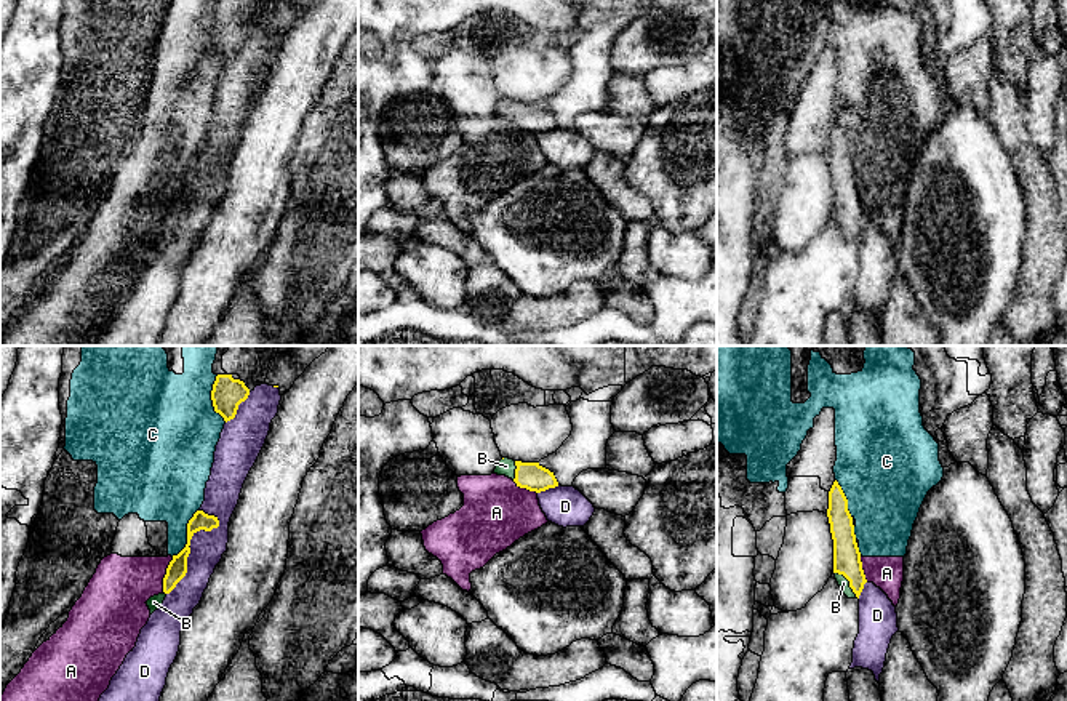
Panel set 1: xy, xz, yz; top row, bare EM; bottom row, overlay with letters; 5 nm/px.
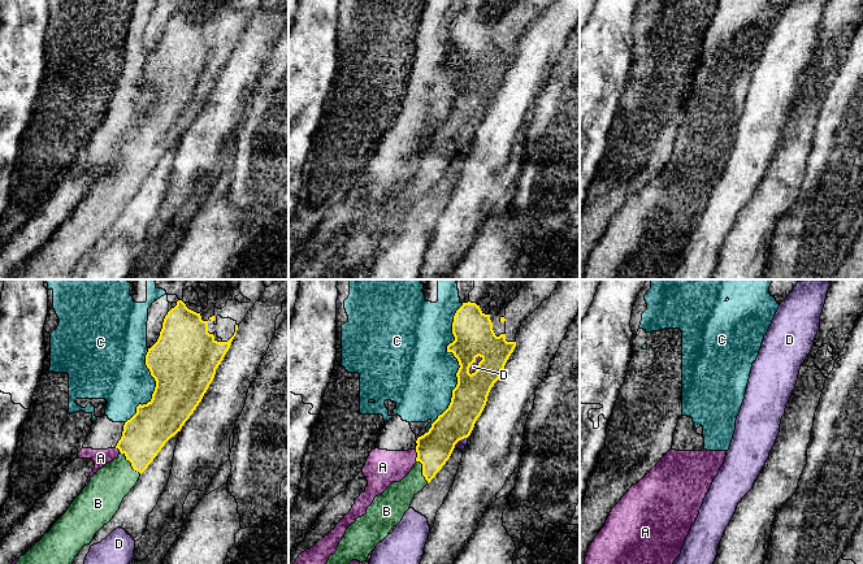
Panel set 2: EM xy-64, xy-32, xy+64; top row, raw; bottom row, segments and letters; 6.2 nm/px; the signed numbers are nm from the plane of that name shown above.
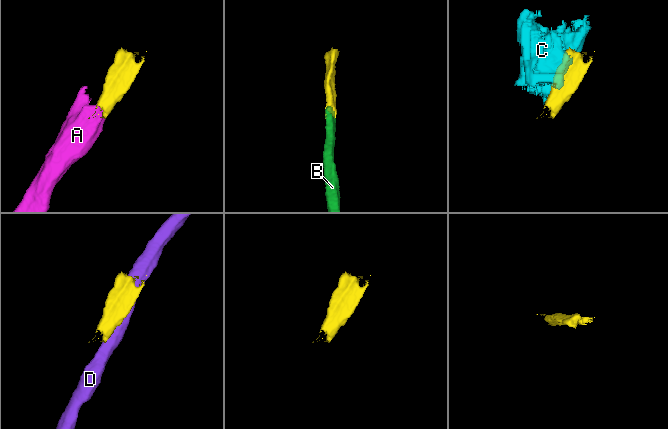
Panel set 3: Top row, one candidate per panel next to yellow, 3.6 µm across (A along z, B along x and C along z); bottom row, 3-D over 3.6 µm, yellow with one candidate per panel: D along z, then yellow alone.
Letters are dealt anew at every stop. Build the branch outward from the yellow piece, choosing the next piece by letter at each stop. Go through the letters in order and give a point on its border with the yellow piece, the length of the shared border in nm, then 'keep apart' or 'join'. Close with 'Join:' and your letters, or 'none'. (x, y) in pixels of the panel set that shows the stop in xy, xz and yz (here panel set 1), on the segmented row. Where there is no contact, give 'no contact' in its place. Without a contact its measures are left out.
A: xy (165, 575) | 190 nm | keep apart
B: yz (850, 583) | 180 nm | join
C: xy (187, 535) | 280 nm | keep apart
D: xy (189, 548) | 480 nm | keep apart
Join: B

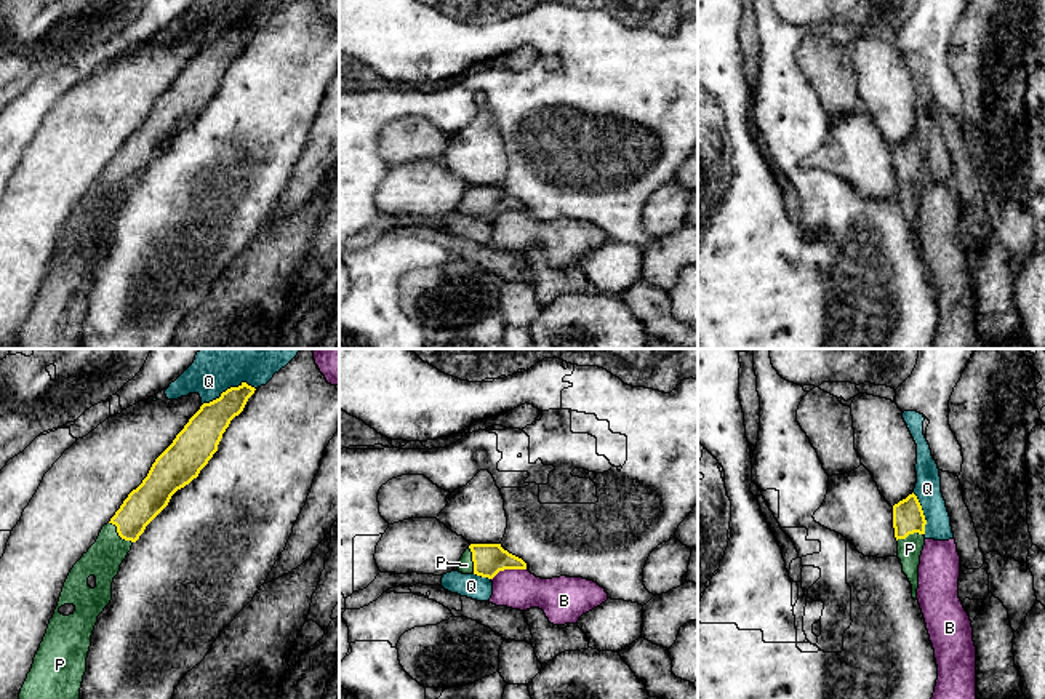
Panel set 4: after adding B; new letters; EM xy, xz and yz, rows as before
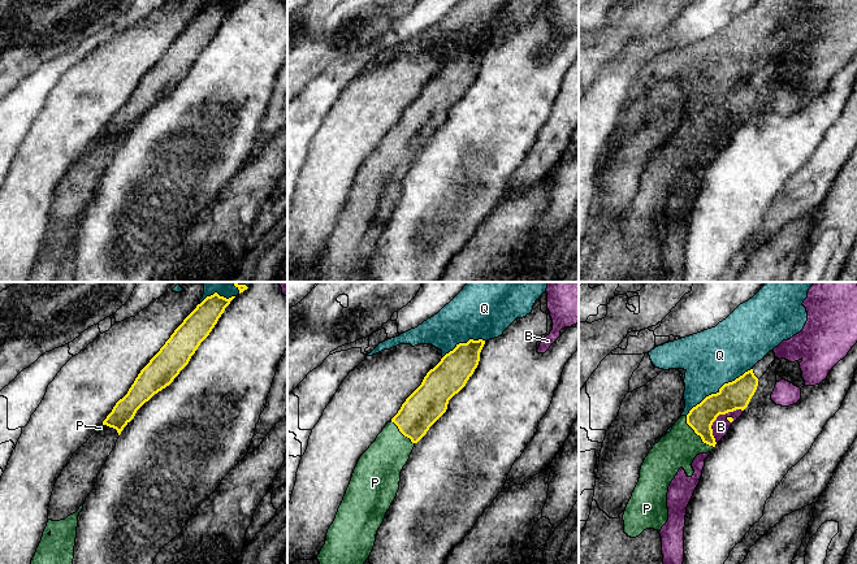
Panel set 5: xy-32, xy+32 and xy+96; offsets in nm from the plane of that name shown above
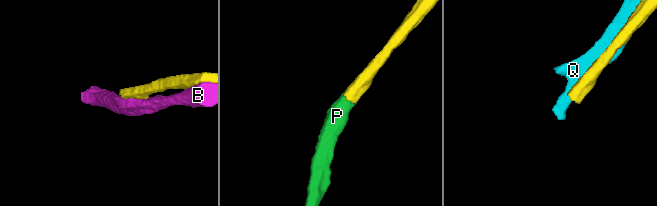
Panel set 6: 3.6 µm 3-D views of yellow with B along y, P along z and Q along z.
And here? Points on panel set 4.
B: xz (508, 568) | 190 nm | keep apart
P: xy (119, 535) | 160 nm | join
Q: xy (228, 389) | 280 nm | keep apart
Join: P

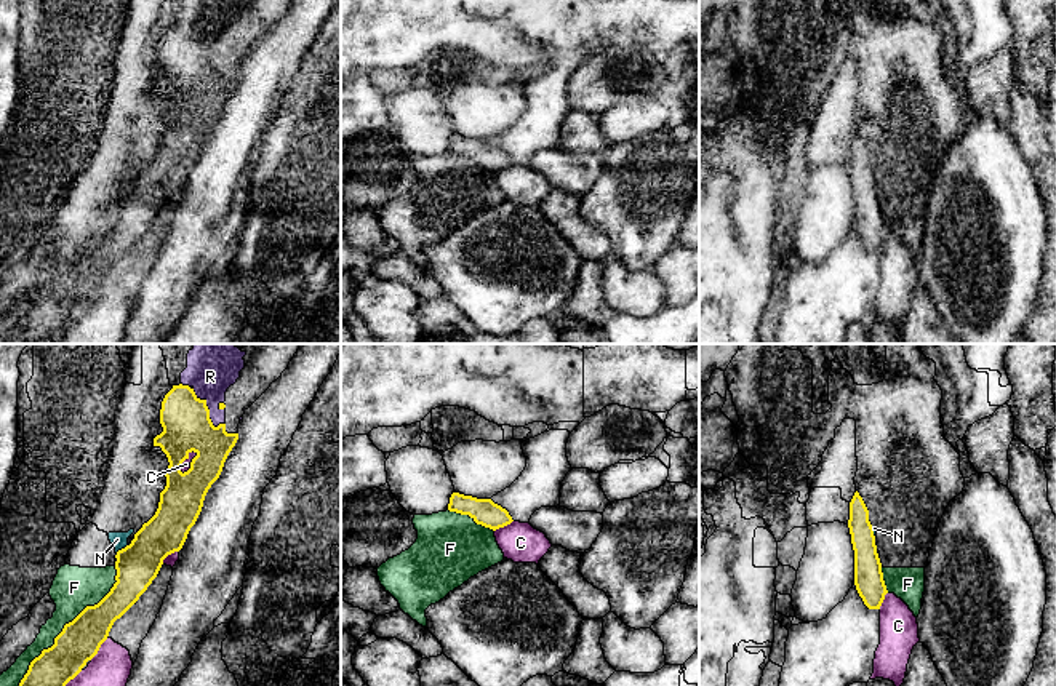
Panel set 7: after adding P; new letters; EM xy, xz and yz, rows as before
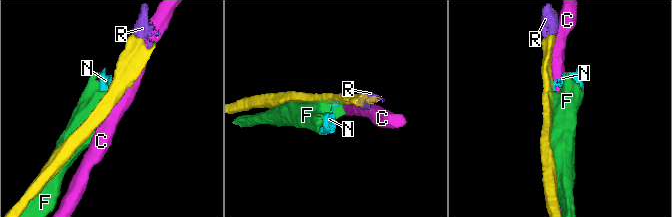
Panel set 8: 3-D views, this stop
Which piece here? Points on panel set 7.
C: xy (100, 646) | 160 nm | keep apart
F: xy (69, 622) | 800 nm | keep apart
N: xy (122, 549) | 80 nm | keep apart
R: xy (208, 411) | 240 nm | join
Join: R

